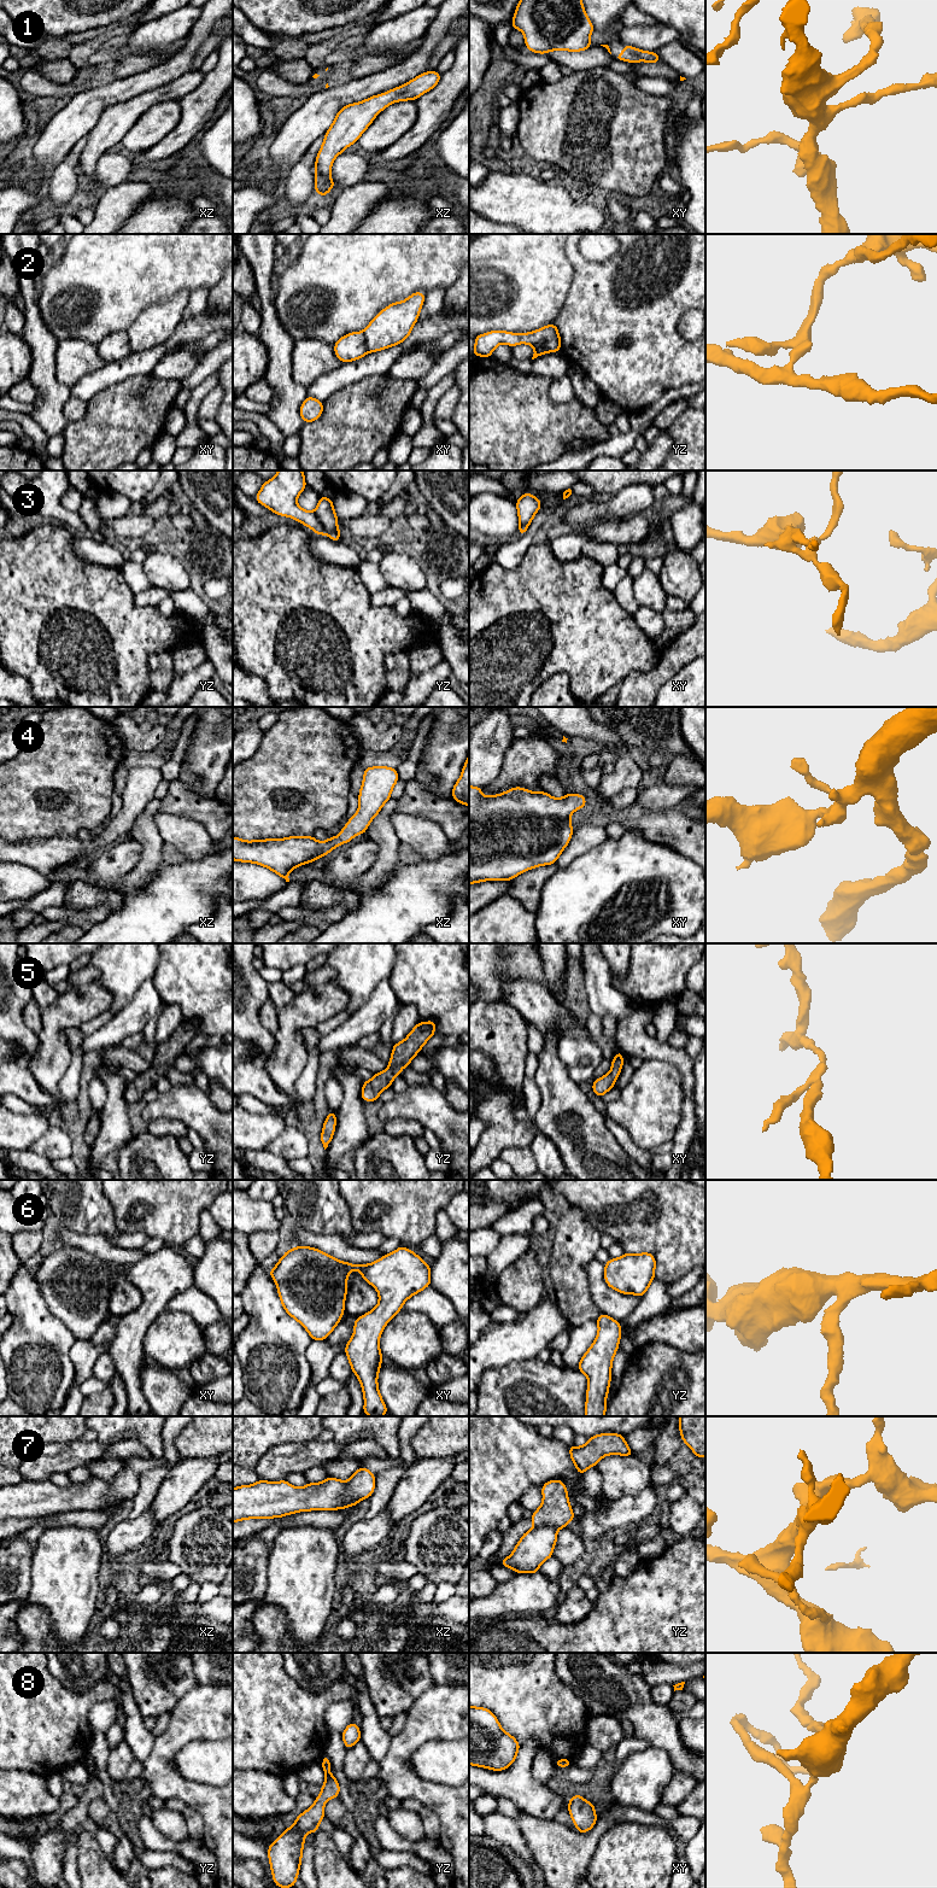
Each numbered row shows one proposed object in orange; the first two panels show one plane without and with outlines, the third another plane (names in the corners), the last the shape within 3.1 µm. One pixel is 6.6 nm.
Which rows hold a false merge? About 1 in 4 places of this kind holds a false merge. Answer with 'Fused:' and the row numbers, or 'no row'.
Fused: 2, 3, 7

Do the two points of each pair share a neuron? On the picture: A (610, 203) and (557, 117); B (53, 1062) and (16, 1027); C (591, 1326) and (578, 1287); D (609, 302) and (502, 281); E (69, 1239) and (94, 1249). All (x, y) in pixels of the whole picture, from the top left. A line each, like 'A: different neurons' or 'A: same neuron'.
A: different neurons
B: different neurons
C: different neurons
D: different neurons
E: same neuron

